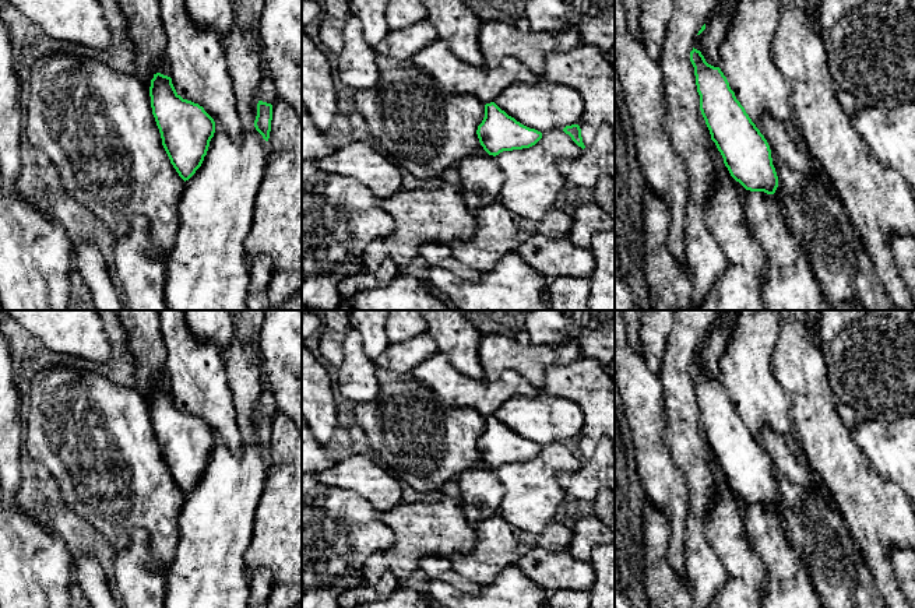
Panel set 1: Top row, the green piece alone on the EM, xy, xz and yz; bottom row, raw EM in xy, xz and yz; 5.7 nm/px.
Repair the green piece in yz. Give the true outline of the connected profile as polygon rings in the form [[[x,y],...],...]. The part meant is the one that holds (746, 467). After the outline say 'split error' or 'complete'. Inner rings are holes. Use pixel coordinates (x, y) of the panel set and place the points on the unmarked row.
[[[694,361],[690,375],[701,428],[731,489],[746,503],[774,507],[778,489],[767,453],[736,412],[721,382],[708,377]]]; complete

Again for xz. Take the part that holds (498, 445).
[[[495,415],[485,418],[485,430],[476,447],[483,463],[493,470],[503,464],[529,461],[542,451],[541,444],[521,437]]]; complete

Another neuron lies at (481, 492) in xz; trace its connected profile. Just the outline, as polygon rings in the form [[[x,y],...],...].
[[[471,468],[457,478],[460,499],[471,526],[499,513],[504,489],[493,468]]]

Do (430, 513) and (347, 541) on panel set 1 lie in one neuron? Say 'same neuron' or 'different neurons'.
different neurons

